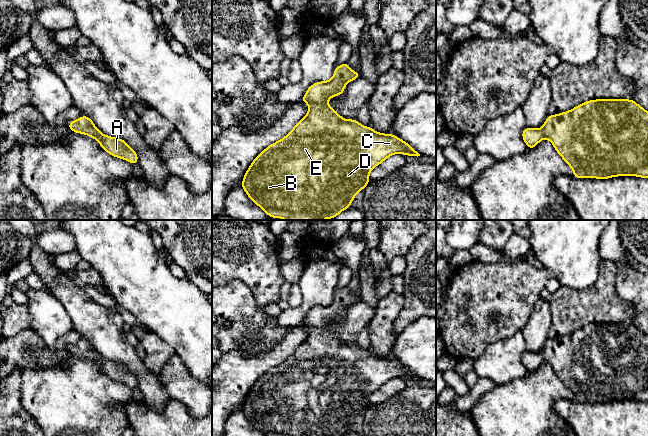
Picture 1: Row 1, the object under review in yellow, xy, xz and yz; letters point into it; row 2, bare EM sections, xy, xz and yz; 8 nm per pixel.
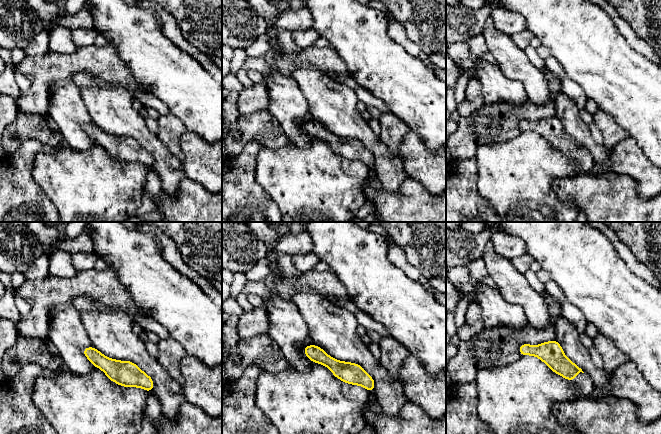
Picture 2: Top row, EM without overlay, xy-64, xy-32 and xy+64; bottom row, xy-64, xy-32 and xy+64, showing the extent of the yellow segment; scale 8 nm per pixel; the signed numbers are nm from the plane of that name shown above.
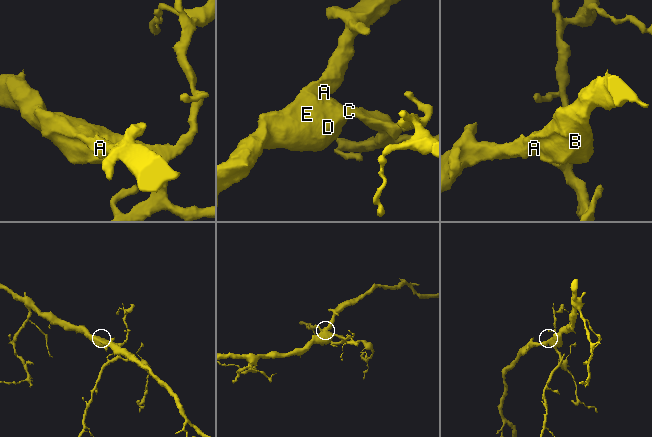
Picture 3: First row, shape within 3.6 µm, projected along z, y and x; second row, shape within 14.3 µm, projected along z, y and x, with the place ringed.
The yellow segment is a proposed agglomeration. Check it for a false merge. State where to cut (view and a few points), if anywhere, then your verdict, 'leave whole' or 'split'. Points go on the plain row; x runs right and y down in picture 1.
cut none; leave whole

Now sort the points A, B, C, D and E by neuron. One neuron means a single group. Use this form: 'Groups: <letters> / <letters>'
Groups: A B C D E

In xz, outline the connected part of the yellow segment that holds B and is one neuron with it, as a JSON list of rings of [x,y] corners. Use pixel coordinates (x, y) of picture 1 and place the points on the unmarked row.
[[[346,286],[335,291],[334,300],[330,305],[312,308],[301,324],[310,329],[308,337],[295,348],[290,357],[270,368],[254,383],[245,397],[241,411],[265,436],[342,436],[351,431],[357,416],[363,414],[370,406],[369,396],[390,379],[401,377],[420,380],[408,367],[395,359],[376,356],[370,350],[362,350],[356,343],[345,344],[327,328],[332,320],[343,318],[344,310],[349,305],[359,301],[361,297],[352,295]]]

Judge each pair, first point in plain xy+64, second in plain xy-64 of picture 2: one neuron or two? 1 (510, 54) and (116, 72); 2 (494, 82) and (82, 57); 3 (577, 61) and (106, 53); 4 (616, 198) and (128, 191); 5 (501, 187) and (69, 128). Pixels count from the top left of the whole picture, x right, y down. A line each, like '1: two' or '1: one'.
1: two
2: two
3: two
4: two
5: two

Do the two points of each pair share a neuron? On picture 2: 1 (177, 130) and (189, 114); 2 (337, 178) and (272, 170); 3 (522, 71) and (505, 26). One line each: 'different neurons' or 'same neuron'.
1: different neurons
2: same neuron
3: different neurons

